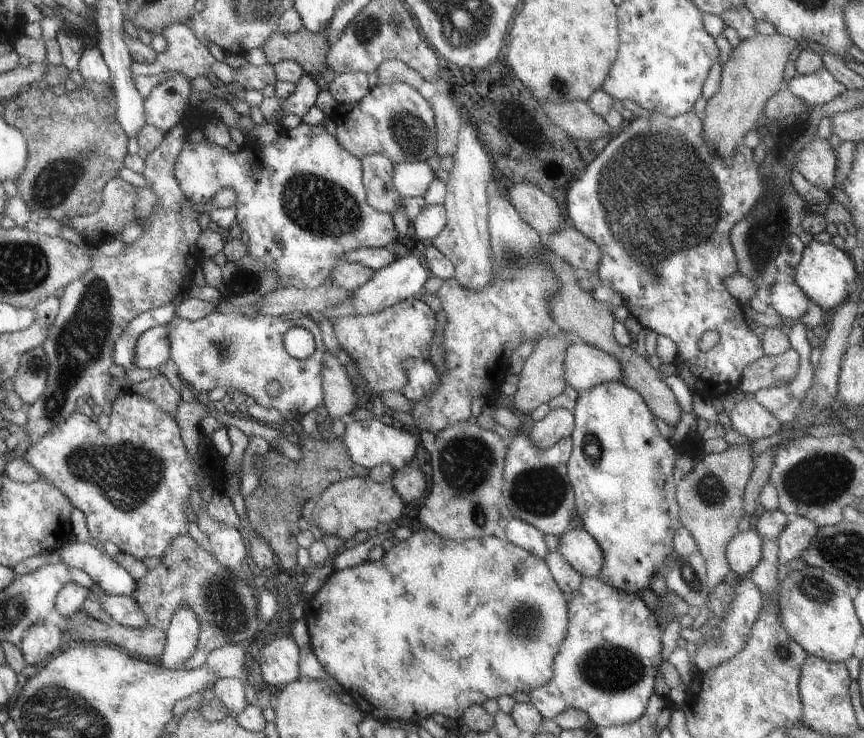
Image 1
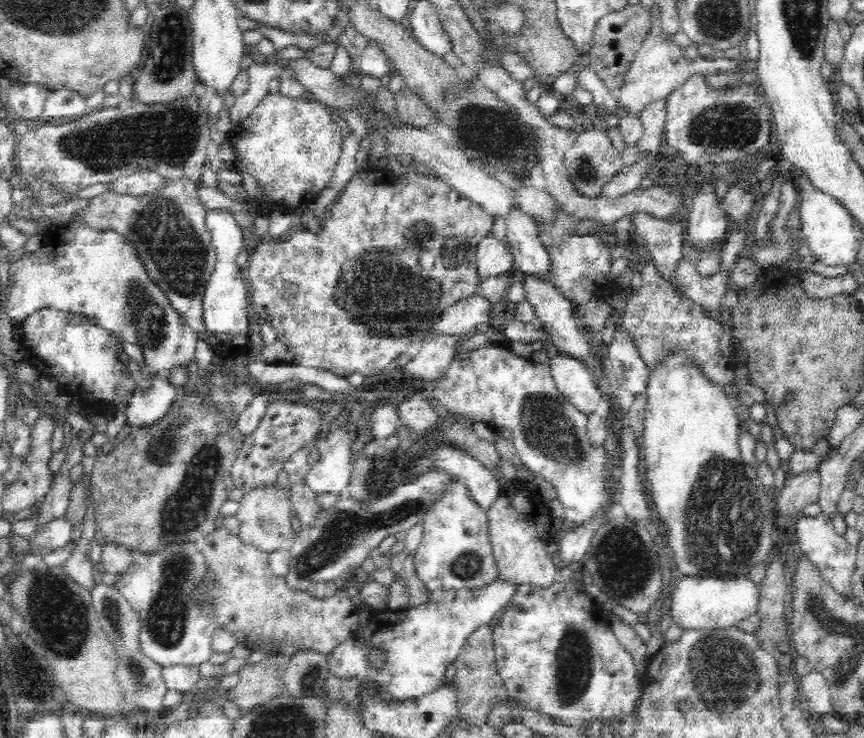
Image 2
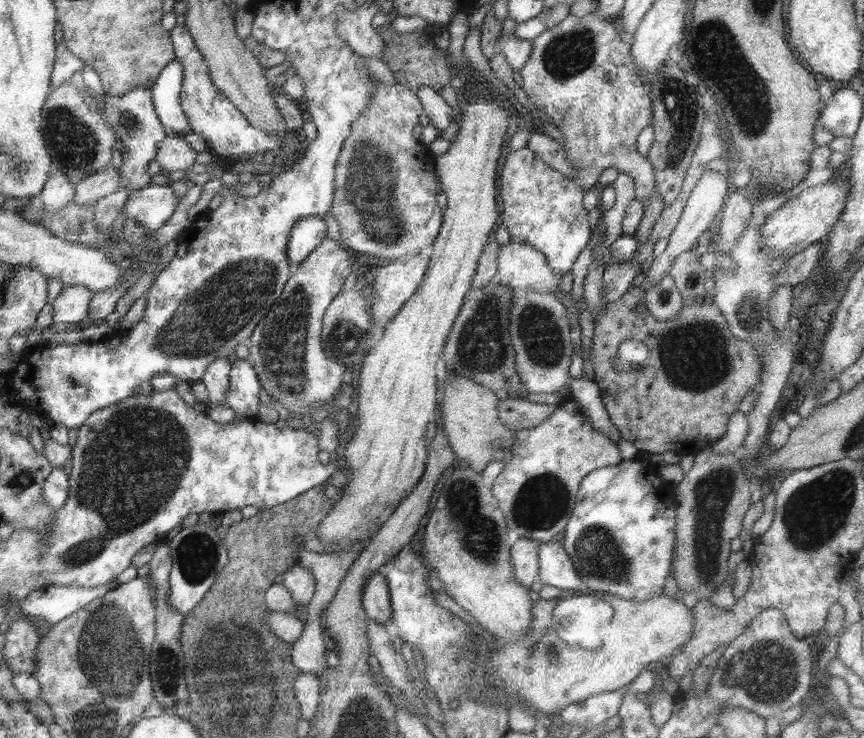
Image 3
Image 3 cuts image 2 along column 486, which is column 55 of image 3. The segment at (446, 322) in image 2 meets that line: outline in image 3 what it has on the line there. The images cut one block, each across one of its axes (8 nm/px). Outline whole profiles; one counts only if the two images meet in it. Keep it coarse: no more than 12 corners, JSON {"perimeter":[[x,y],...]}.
{"perimeter":[[63,286],[53,300],[53,322],[83,322],[91,296]]}

